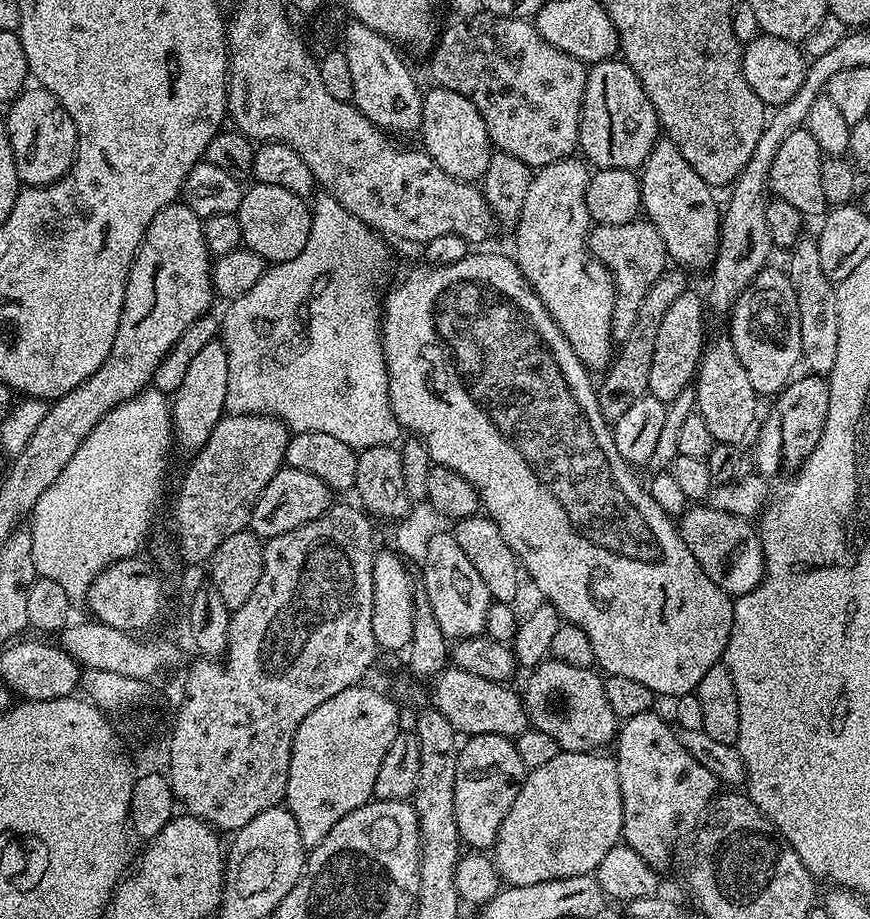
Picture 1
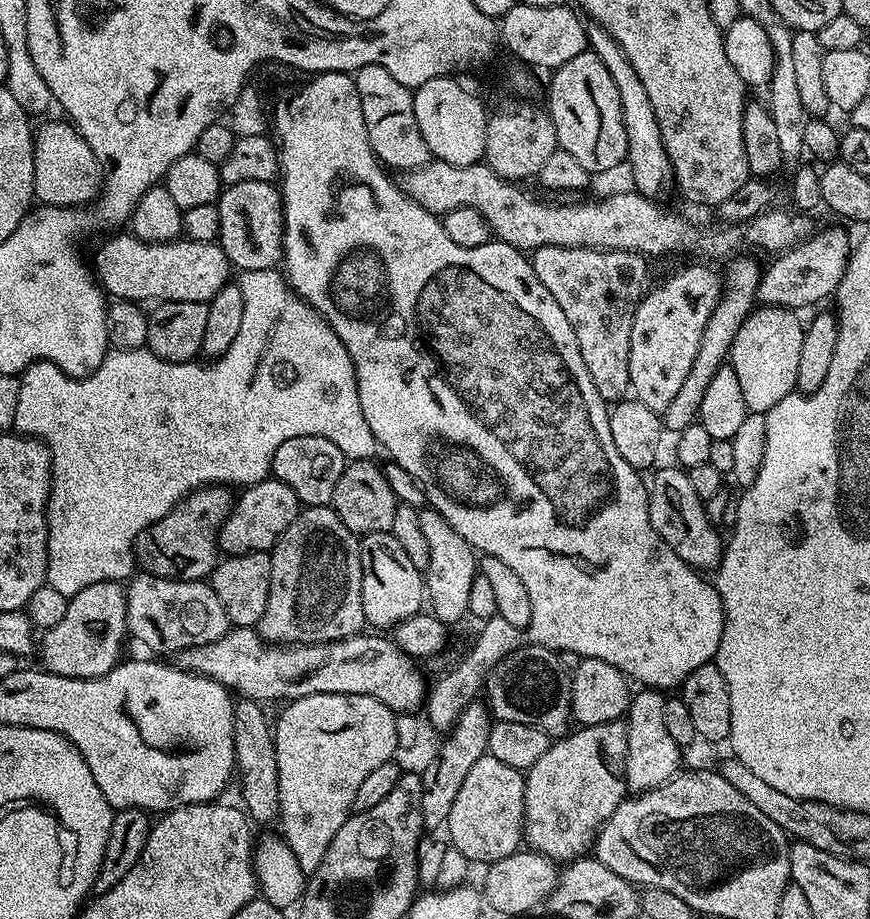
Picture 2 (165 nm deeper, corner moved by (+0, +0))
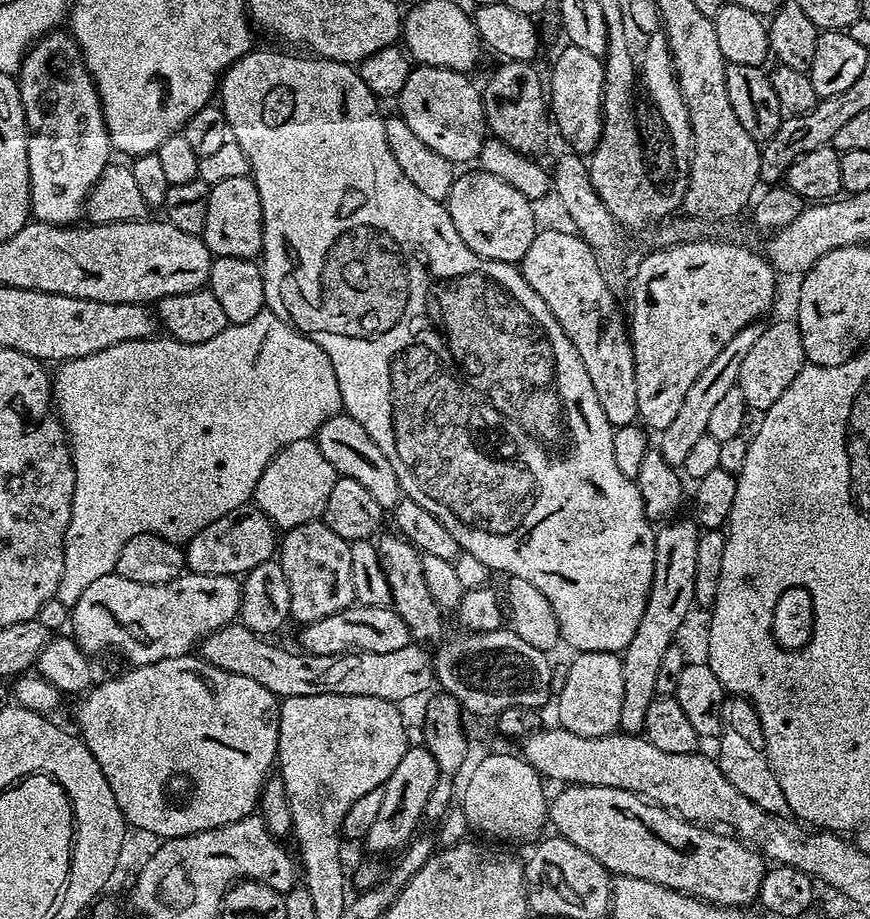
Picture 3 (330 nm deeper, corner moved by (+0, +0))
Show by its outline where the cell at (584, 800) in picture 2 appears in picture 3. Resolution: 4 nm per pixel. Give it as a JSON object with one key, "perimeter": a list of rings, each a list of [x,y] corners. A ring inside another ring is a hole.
{"perimeter":[[[673,519],[656,528],[654,542],[654,578],[646,602],[646,610],[638,622],[634,638],[625,646],[620,661],[622,662],[622,718],[619,731],[629,736],[643,733],[646,722],[646,710],[650,702],[656,699],[658,684],[658,666],[666,650],[677,639],[680,627],[688,616],[688,611],[696,604],[694,594],[694,566],[698,559],[698,538],[701,529],[695,519]],[[665,527],[665,528],[662,528]]]}

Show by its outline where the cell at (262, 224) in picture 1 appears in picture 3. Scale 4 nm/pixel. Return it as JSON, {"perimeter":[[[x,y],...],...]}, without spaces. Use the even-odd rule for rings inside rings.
{"perimeter":[[[251,175],[229,178],[211,185],[210,206],[206,210],[206,230],[202,237],[213,257],[256,260],[264,251],[264,211],[258,186]]]}

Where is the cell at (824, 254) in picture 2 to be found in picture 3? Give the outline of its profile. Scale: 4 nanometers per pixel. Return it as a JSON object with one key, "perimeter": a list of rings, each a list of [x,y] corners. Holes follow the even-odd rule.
{"perimeter":[[[760,322],[738,330],[738,334],[734,334],[734,338],[730,338],[730,342],[726,342],[726,346],[722,346],[718,358],[714,358],[714,362],[710,362],[710,366],[706,366],[706,370],[702,370],[702,374],[698,374],[694,386],[690,386],[690,390],[686,390],[686,398],[682,401],[682,406],[678,409],[674,422],[670,422],[670,426],[666,426],[666,430],[659,433],[658,436],[659,452],[669,466],[677,470],[683,469],[686,458],[690,458],[690,450],[694,450],[698,438],[708,435],[712,411],[716,409],[717,403],[731,388],[737,387],[738,370],[742,370],[742,362],[746,358],[746,353],[752,349],[754,342],[758,342],[758,338],[764,333],[764,330],[765,325]]]}

